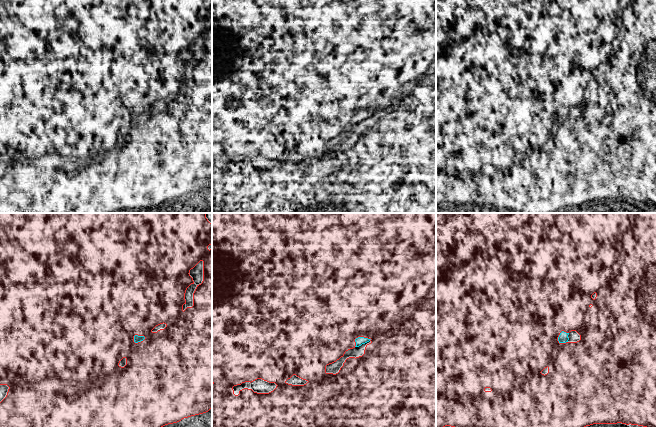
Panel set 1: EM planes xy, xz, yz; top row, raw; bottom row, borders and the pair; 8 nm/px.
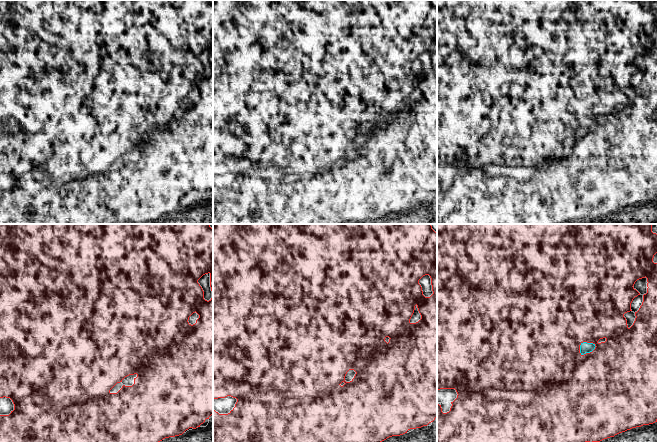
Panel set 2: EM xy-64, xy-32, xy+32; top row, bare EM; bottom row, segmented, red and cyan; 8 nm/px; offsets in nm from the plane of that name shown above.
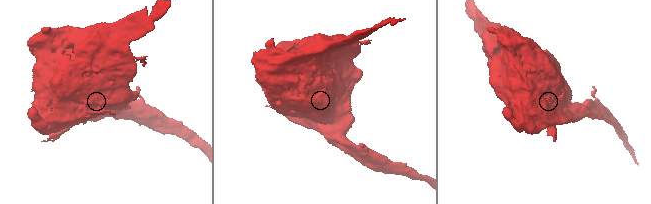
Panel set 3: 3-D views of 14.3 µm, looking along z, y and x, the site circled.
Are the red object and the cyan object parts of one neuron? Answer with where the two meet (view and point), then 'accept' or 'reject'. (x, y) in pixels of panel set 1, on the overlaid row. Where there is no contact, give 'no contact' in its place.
meets red in xy at (139, 342); accept

